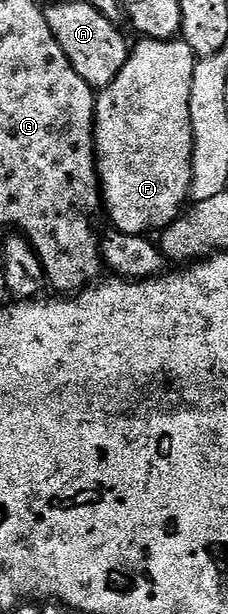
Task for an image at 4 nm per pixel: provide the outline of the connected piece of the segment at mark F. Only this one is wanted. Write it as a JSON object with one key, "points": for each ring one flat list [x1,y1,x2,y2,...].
{"points":[[141,38,138,41,128,49,126,64,118,76,96,93,92,135,103,212,109,215,109,224,114,229,129,235,149,234,152,228,166,228,182,215,190,199,193,138,189,105,192,75,199,59,191,46,180,38]]}

